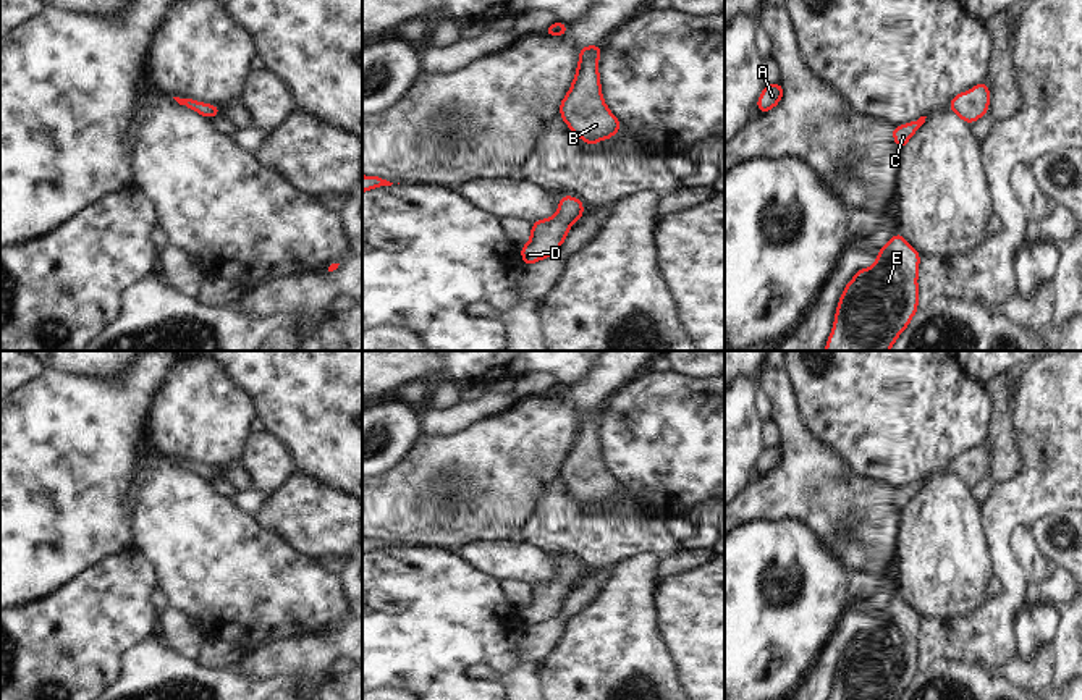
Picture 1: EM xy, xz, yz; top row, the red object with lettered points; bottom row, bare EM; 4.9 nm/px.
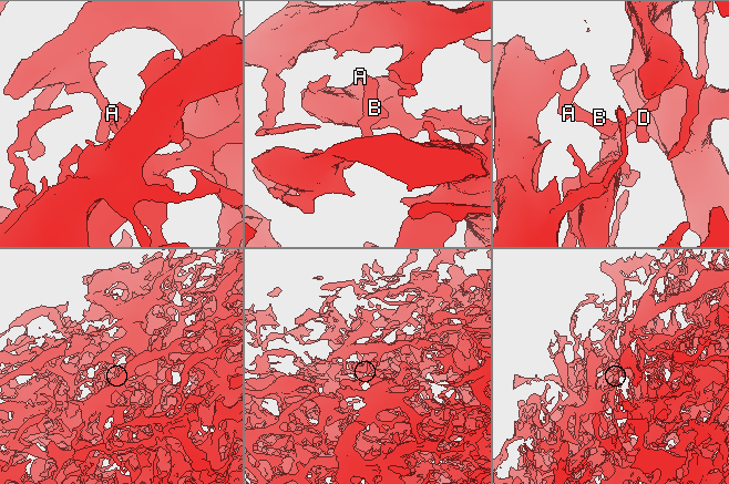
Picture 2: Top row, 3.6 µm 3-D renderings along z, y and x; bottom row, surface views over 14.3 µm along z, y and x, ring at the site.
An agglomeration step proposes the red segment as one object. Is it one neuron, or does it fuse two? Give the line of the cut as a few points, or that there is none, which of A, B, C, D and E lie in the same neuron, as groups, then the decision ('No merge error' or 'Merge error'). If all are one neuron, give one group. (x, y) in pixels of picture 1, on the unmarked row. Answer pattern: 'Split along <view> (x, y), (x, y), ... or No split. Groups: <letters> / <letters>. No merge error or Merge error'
No split. Groups: A B C D E. No merge error

